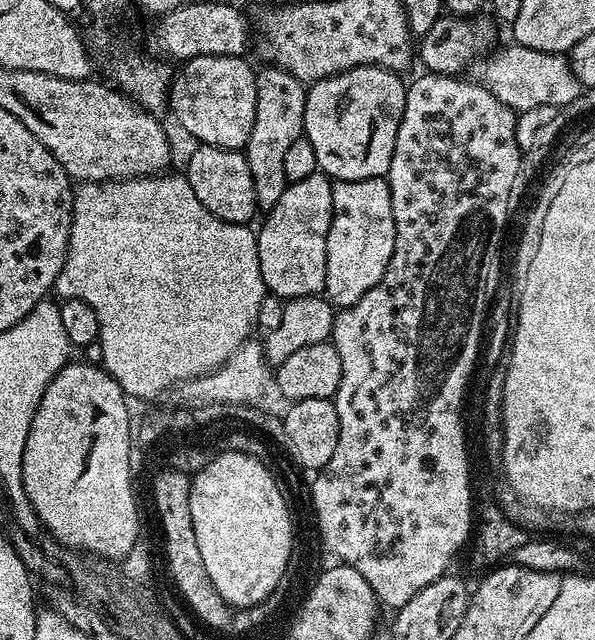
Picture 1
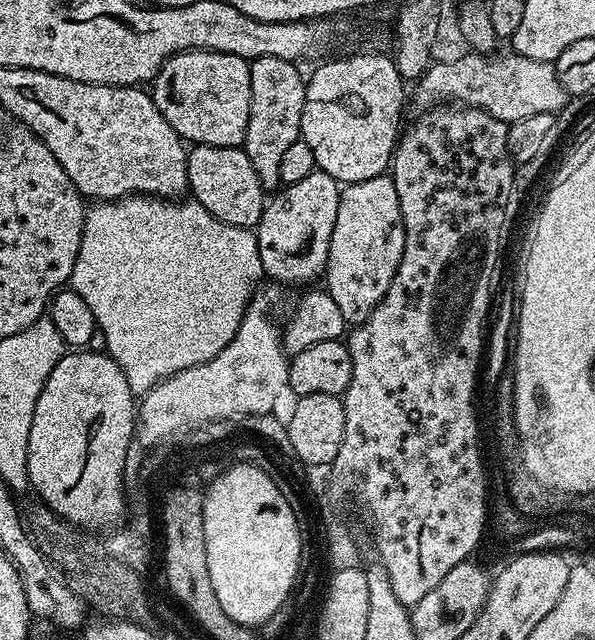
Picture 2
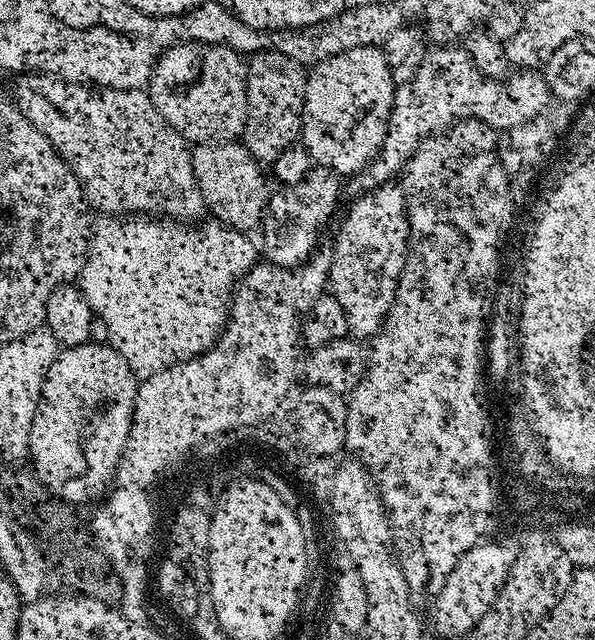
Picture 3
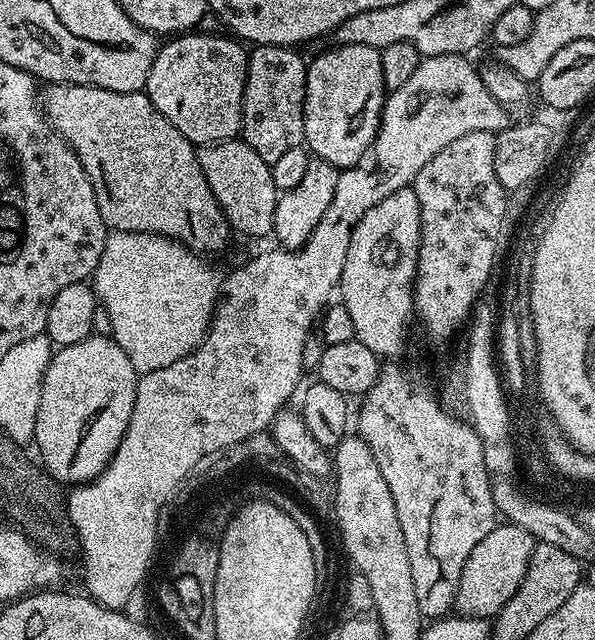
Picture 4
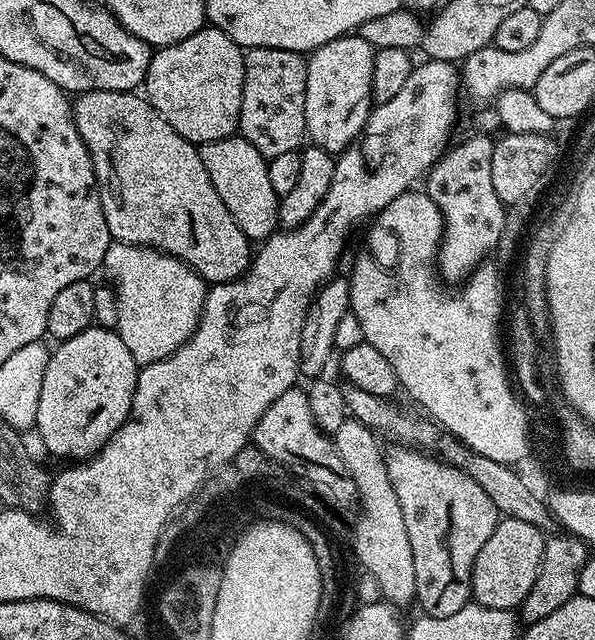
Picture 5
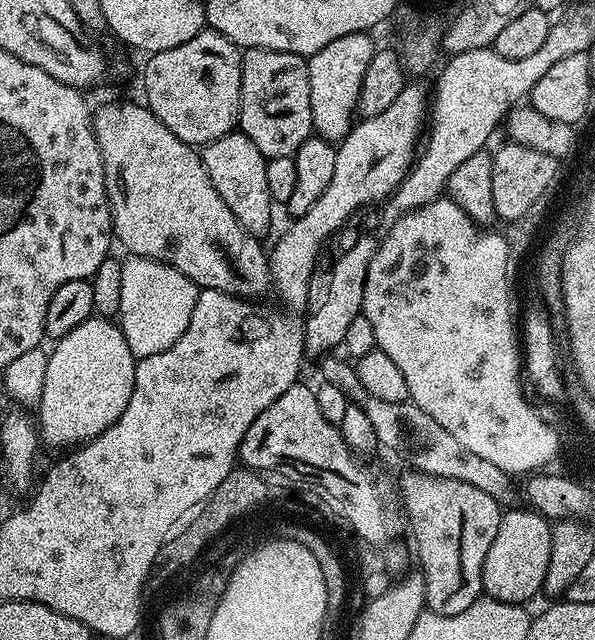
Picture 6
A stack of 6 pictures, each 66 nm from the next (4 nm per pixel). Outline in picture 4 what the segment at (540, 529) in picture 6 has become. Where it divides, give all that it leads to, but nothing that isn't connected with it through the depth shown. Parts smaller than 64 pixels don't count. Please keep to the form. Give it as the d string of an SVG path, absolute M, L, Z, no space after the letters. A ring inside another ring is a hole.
M507 522L497 523L495 528L470 550L470 558L466 558L466 566L462 570L462 578L458 582L458 594L454 605L455 611L462 616L478 616L494 618L514 598L518 586L528 573L528 563L532 551L536 549L537 540L522 526Z

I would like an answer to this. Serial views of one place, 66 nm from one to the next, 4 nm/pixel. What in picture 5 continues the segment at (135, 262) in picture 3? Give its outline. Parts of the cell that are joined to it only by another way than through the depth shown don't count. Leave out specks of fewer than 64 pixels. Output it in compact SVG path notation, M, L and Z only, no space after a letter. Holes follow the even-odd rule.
M114 242L106 250L102 268L105 273L108 271L108 276L112 279L110 287L116 293L118 326L115 332L120 335L122 342L126 342L126 350L130 350L137 365L153 364L174 354L196 333L208 288L206 281L190 265L173 256L167 256L157 248Z

